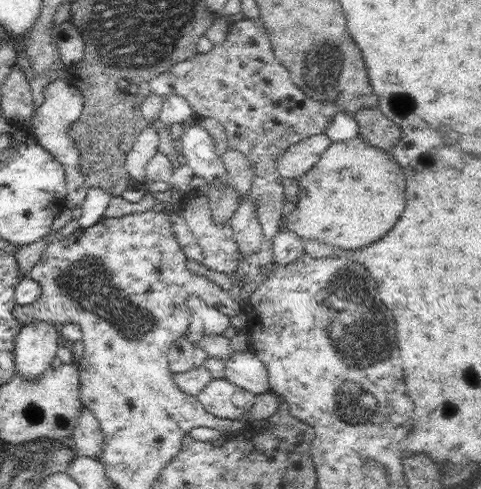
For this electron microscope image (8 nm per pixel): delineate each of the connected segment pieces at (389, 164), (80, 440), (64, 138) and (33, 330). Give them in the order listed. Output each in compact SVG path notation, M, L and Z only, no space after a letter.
M360 135L349 142L331 142L314 168L308 170L302 178L298 178L297 204L286 218L286 228L302 240L316 239L348 251L360 249L379 241L396 224L398 216L404 212L404 186L404 171L391 152L370 145L365 137Z
M84 405L78 417L76 427L72 429L74 448L79 456L90 456L99 459L104 447L104 434L94 413Z
M61 79L50 83L45 88L44 103L32 118L31 131L39 146L54 155L64 167L67 190L65 203L68 208L81 207L82 201L86 199L86 191L88 191L83 171L80 170L79 148L75 146L75 142L70 136L71 126L80 119L83 109L82 92L72 86L70 80Z
M32 322L22 325L15 338L14 374L30 381L42 377L57 357L59 341L53 324Z

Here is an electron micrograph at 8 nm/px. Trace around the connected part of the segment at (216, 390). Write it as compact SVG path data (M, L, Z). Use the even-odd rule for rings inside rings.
M223 378L210 381L197 397L202 406L214 416L244 420L244 415L248 415L252 409L254 394Z

